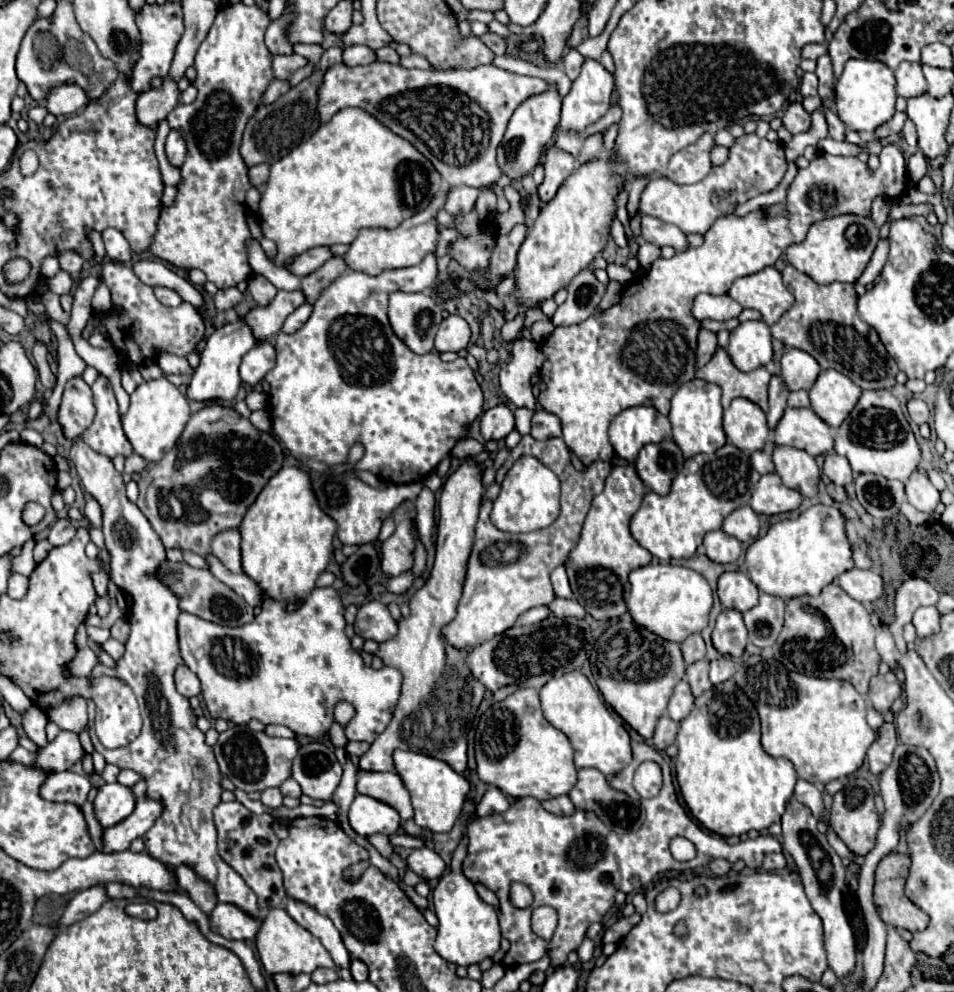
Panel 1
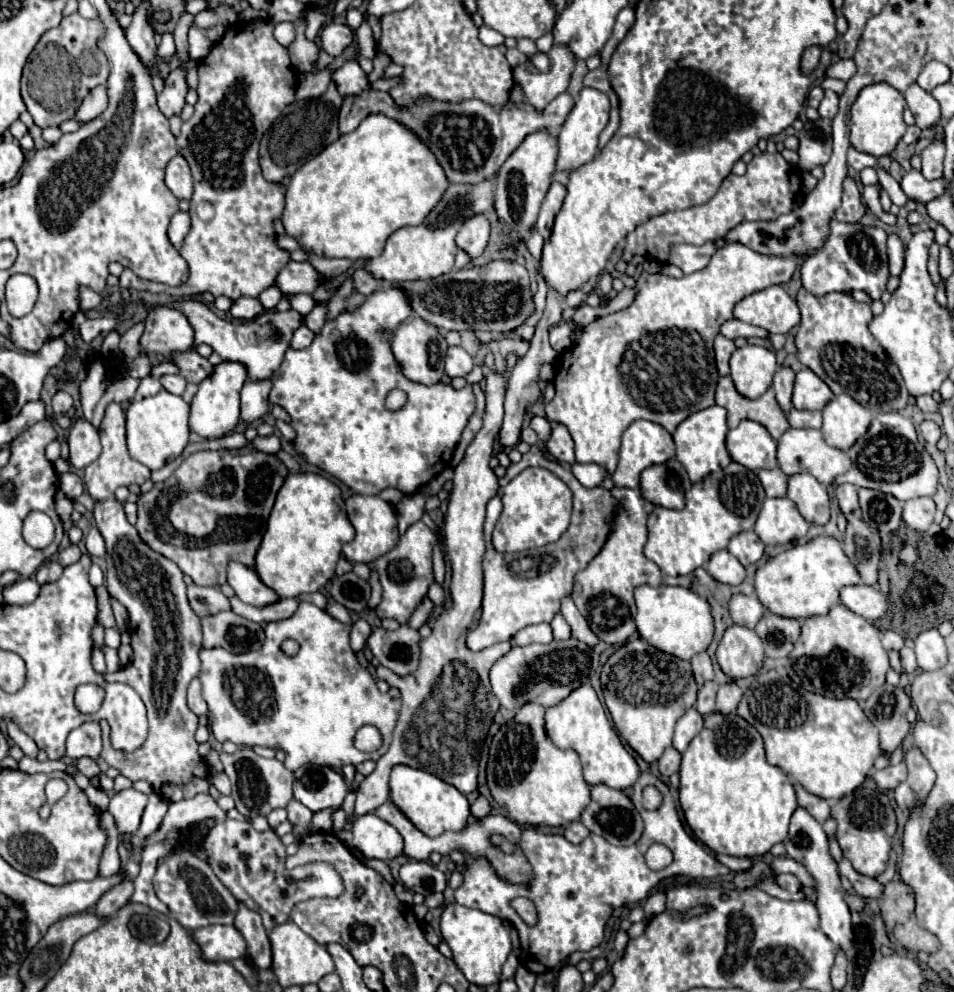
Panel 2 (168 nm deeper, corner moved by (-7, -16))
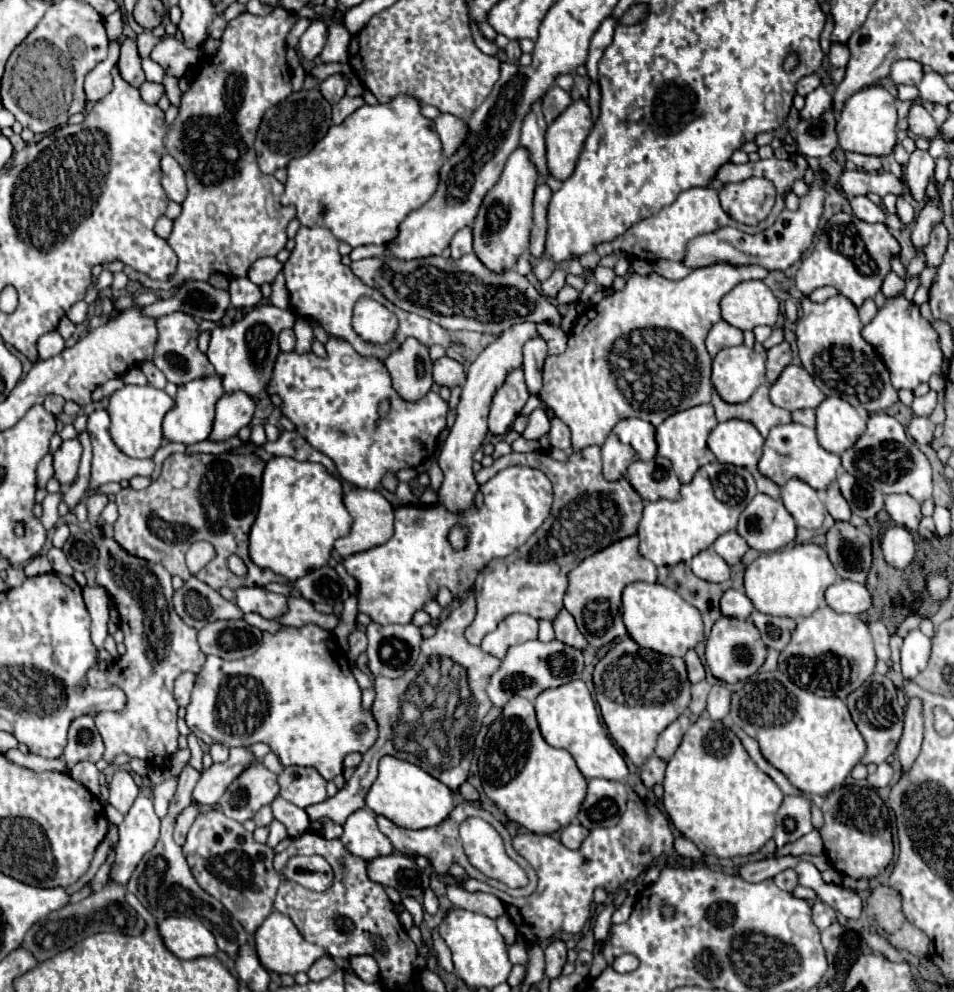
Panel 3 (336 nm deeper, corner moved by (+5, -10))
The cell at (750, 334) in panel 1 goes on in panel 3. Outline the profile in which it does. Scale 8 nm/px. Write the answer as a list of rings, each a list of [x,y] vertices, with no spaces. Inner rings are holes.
[[[744,344],[722,348],[712,360],[710,382],[728,404],[746,402],[754,390],[766,384],[764,356]]]

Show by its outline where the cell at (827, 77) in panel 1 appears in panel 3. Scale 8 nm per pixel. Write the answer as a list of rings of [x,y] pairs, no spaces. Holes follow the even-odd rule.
[[[820,86],[806,96],[806,106],[800,110],[800,118],[802,120],[818,118],[826,108],[830,108],[830,104],[832,104],[830,92],[824,86]]]

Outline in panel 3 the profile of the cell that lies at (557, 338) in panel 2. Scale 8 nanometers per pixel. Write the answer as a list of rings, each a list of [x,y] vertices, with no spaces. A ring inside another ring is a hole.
[[[542,336],[532,338],[524,346],[524,380],[530,394],[538,394],[542,386],[542,364],[546,358],[546,340]]]

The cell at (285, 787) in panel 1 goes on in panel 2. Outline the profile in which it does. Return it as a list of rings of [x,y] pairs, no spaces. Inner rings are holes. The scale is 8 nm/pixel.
[[[290,800],[286,810],[288,810],[288,820],[294,824],[294,834],[304,836],[308,832],[308,828],[310,828],[312,812],[304,804],[300,804],[298,800]]]

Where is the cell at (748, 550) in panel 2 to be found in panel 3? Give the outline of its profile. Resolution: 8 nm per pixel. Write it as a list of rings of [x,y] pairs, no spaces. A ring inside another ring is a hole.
[[[726,532],[726,534],[716,538],[712,548],[728,562],[728,566],[732,566],[732,564],[738,564],[742,560],[744,552],[748,550],[748,544],[736,532]]]

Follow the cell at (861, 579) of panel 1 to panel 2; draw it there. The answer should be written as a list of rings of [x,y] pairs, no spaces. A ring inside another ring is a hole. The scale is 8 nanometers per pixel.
[[[866,584],[842,588],[840,600],[844,606],[848,606],[852,612],[856,612],[858,616],[866,620],[882,618],[888,610],[886,596],[880,590],[876,590],[874,586],[866,586]]]

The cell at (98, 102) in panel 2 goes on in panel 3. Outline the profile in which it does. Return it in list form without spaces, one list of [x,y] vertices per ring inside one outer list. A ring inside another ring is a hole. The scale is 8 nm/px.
[[[112,42],[110,50],[108,50],[108,58],[104,62],[100,62],[88,76],[86,76],[86,98],[88,102],[98,102],[100,98],[104,98],[108,92],[112,92],[112,68],[118,64],[118,56],[120,56],[120,44]]]

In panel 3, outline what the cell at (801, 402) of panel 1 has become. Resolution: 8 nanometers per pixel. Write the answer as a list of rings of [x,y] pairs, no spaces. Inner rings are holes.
[[[794,410],[792,412],[792,420],[798,422],[798,424],[814,428],[814,424],[816,424],[816,412],[814,410]]]

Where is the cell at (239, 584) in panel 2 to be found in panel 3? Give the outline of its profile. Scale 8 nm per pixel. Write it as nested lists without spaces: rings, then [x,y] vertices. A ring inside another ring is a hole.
[[[238,588],[236,604],[242,608],[242,612],[256,612],[268,620],[276,620],[280,614],[284,614],[284,610],[288,610],[286,596],[266,592],[264,588]]]

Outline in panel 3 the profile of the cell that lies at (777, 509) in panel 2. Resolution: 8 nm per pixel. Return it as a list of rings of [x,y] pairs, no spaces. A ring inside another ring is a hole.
[[[756,494],[740,514],[736,532],[760,552],[774,552],[794,542],[796,522],[780,500]]]

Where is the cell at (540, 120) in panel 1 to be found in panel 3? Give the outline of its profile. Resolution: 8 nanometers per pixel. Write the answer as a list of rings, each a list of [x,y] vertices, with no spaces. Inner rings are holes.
[[[518,148],[508,156],[506,168],[498,184],[486,194],[480,212],[472,224],[474,234],[474,254],[488,266],[488,270],[500,274],[512,270],[518,258],[528,250],[530,228],[532,228],[532,198],[538,182],[538,170],[530,162],[526,148]]]

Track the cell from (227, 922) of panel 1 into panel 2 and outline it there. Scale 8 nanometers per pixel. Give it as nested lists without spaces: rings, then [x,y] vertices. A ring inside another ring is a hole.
[[[208,926],[192,932],[192,938],[198,942],[202,950],[202,958],[210,962],[218,960],[234,960],[246,956],[246,940],[240,936],[240,932],[234,926]]]

